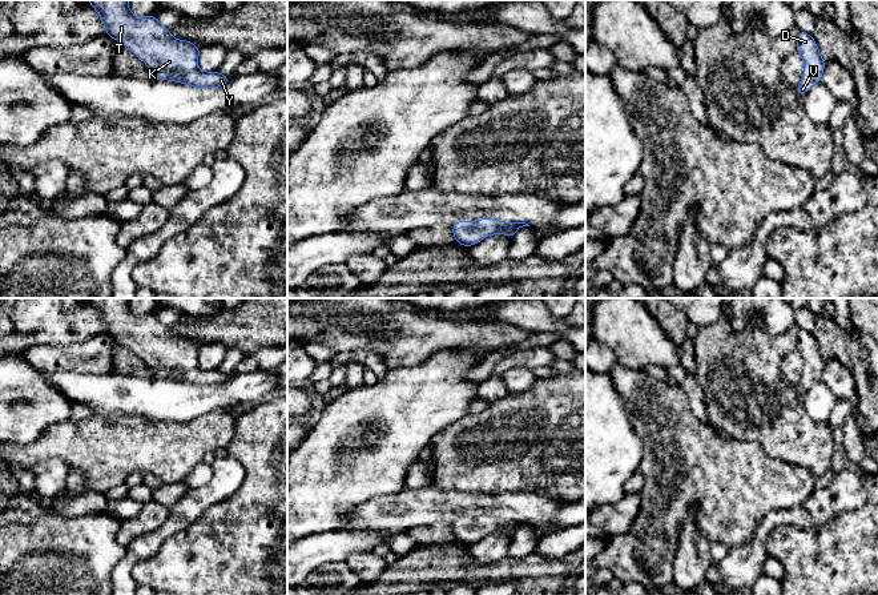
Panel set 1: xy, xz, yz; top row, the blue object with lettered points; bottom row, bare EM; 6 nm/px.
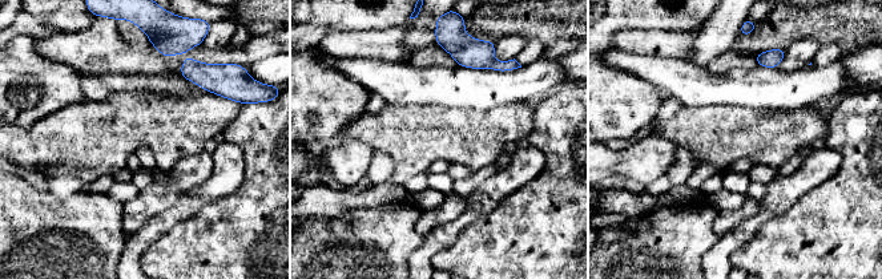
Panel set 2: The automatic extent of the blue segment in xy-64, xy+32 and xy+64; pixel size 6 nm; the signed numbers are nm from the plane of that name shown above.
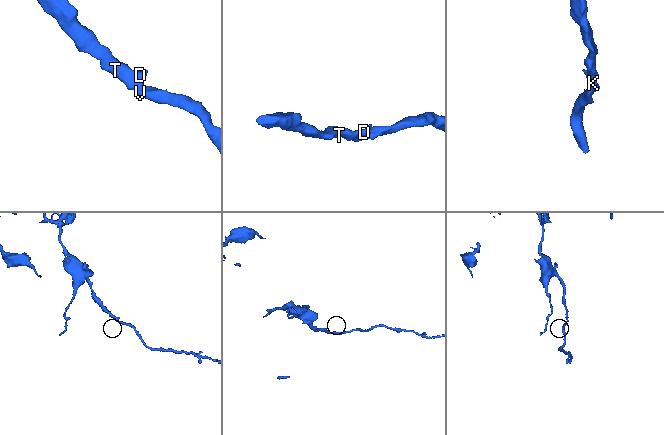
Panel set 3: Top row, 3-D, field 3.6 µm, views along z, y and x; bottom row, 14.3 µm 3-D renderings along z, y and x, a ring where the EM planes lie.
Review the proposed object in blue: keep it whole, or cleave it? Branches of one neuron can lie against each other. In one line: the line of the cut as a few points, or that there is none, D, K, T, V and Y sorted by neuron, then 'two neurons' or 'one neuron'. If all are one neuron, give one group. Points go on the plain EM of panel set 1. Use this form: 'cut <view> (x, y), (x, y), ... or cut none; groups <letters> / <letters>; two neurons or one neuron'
cut none; groups D K T V Y; one neuron

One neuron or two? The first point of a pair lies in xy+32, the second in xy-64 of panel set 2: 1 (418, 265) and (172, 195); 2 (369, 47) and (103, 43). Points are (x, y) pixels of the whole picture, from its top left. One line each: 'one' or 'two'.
1: two
2: one

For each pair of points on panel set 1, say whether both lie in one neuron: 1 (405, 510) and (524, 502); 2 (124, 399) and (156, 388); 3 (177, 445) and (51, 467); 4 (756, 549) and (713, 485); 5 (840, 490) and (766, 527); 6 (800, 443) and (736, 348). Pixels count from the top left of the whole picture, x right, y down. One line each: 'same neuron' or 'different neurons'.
1: same neuron
2: same neuron
3: different neurons
4: different neurons
5: same neuron
6: same neuron

